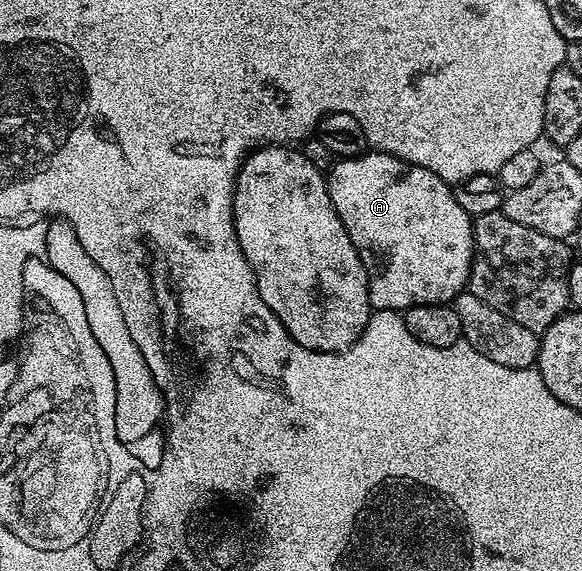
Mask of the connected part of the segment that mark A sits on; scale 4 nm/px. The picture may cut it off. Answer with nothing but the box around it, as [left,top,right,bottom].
[328,151,474,311]

